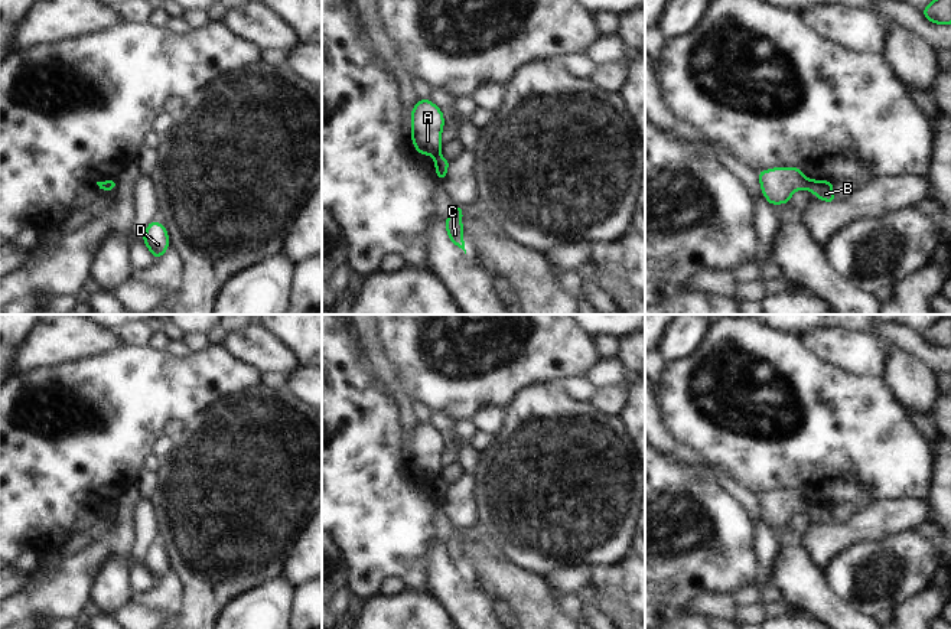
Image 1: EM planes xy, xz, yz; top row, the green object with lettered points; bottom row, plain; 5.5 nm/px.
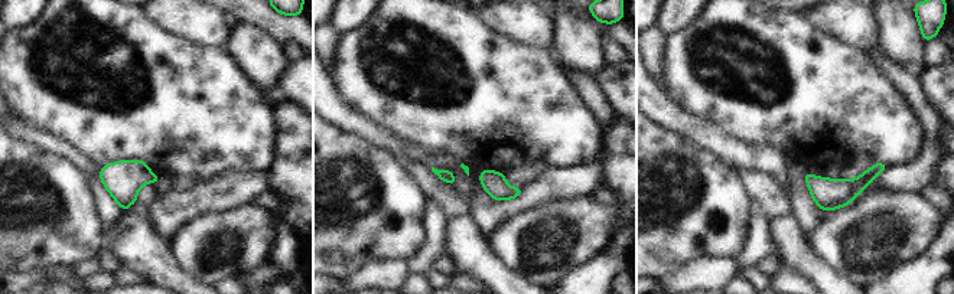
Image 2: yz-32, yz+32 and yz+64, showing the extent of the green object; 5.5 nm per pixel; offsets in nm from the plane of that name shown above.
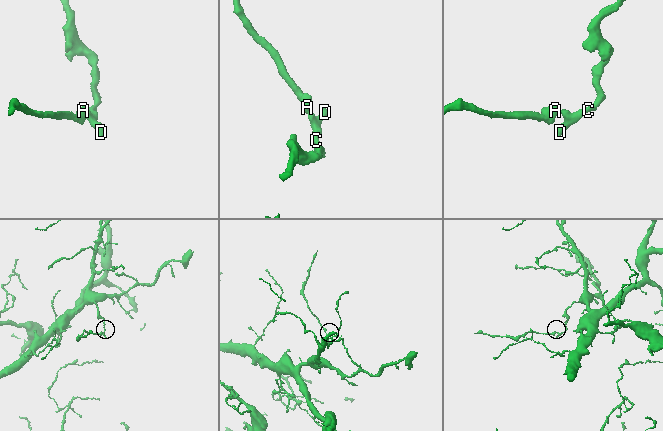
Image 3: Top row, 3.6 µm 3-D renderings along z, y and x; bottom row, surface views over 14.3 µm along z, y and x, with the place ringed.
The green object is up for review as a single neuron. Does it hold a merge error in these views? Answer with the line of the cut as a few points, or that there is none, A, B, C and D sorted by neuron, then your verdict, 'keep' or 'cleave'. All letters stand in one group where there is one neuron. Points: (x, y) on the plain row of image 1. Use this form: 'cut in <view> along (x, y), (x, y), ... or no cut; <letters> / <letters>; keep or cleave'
cut in yz along (807, 504), (810, 511); A / B C D; cleave

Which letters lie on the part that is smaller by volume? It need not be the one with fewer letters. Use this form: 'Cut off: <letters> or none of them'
Cut off: A

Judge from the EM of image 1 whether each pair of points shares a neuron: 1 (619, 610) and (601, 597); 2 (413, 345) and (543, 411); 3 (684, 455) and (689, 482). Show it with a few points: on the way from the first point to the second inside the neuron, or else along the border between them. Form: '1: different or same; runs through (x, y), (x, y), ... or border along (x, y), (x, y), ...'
1: same; runs through (615, 610), (605, 602)
2: different; border along (544, 381), (536, 381), (521, 388), (504, 408)
3: different; border along (674, 460), (694, 469)

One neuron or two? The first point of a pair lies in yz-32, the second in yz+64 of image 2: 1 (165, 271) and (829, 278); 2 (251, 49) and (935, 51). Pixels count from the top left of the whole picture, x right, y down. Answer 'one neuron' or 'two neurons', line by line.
1: one neuron
2: two neurons

